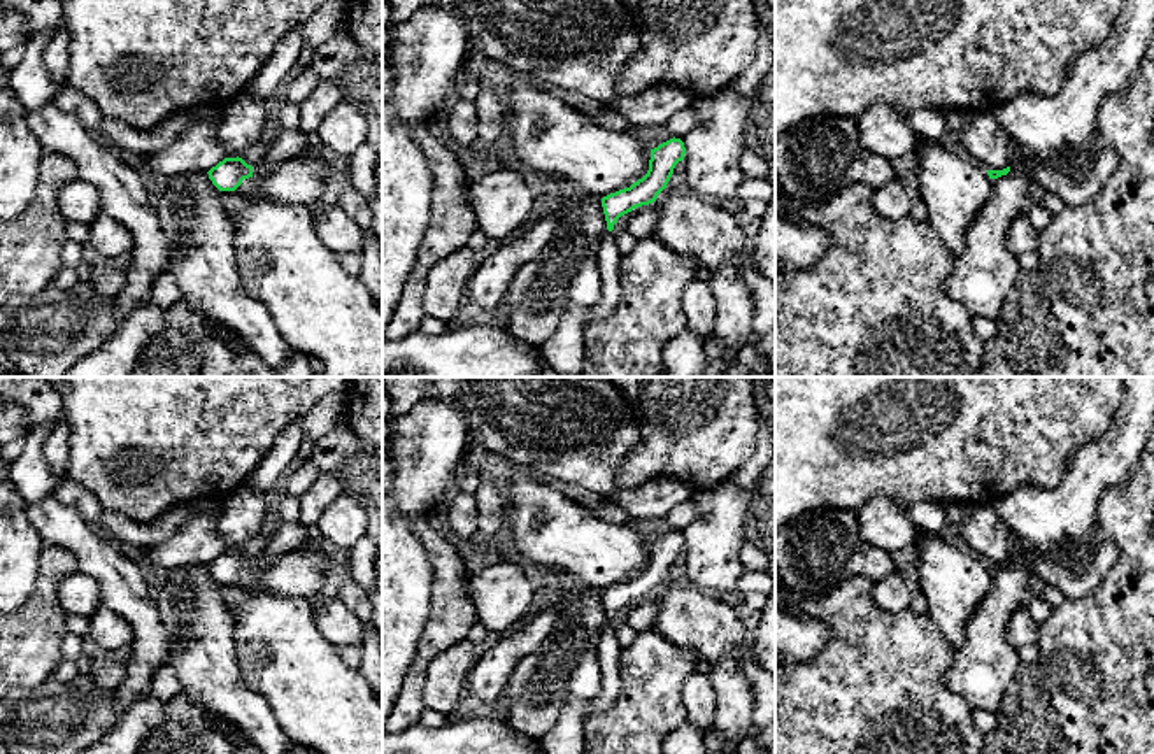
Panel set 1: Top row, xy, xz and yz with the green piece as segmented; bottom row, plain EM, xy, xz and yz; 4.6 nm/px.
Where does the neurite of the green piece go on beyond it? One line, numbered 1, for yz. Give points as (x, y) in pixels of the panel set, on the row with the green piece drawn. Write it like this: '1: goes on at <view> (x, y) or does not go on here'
1: does not go on here

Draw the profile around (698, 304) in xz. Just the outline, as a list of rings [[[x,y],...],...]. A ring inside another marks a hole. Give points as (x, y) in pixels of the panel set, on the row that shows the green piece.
[[[693,279],[682,291],[682,310],[687,317],[687,330],[702,337],[703,342],[714,338],[716,300],[709,281]]]

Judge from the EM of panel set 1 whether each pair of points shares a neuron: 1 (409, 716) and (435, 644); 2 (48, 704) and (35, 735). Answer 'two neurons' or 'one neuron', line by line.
1: one neuron
2: one neuron

